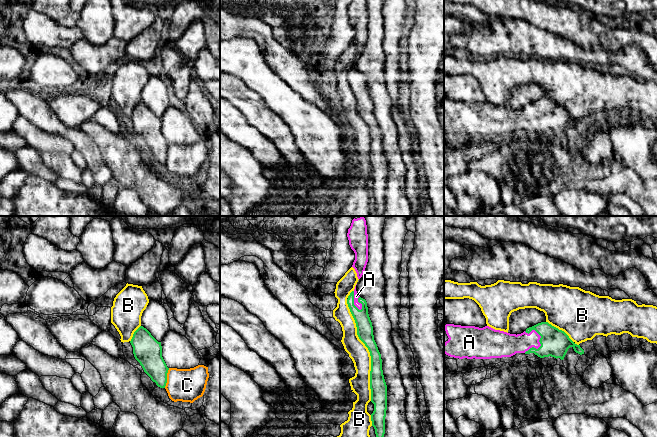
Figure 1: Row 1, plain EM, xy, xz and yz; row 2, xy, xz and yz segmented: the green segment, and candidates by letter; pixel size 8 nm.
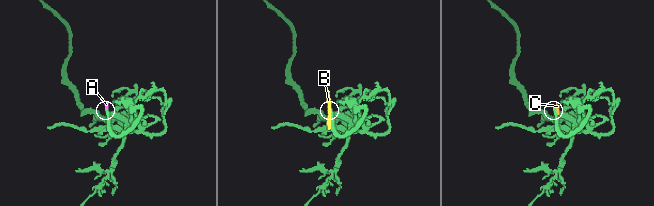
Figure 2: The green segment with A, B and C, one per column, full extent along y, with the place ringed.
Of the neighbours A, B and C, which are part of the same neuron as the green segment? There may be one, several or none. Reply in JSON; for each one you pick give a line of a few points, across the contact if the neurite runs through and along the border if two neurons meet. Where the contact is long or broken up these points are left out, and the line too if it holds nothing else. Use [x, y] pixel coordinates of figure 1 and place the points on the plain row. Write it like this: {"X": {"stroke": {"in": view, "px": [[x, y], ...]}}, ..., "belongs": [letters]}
{"A": {"stroke": {"in": "yz", "px": [[554, 118], [541, 121], [510, 120]]}}, "belongs": ["A"]}

